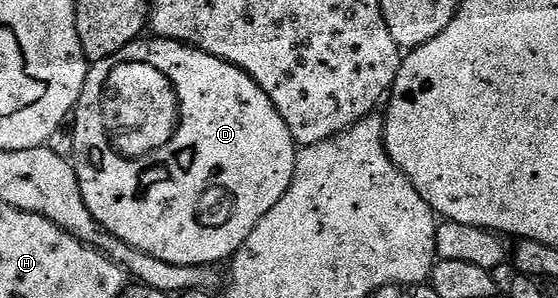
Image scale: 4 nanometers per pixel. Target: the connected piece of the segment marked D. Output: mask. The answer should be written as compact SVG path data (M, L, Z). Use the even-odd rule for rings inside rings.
M147 38L134 39L129 45L125 45L125 49L121 49L104 59L94 60L90 64L85 89L81 93L79 103L73 112L73 123L75 119L75 155L73 154L73 162L77 173L77 181L81 185L81 197L85 197L85 205L89 209L89 213L110 235L115 235L121 241L125 241L153 257L161 257L161 261L169 261L169 265L174 267L219 265L222 259L223 262L230 260L231 256L237 253L237 249L241 249L245 237L249 237L249 233L253 233L253 229L257 229L257 221L261 221L261 217L265 217L265 213L269 213L269 209L273 209L273 205L277 205L277 201L281 201L281 197L285 197L285 193L293 181L297 144L295 138L291 135L289 125L285 125L281 113L275 108L273 101L265 93L265 89L261 89L261 85L257 85L257 81L253 81L253 77L249 77L239 67L226 63L215 55L210 55L208 51L202 51L200 47L192 47L189 43L181 43L178 39ZM127 62L154 64L174 87L179 102L178 126L175 132L172 133L170 141L152 154L142 155L139 158L127 158L116 151L110 137L107 135L105 121L102 117L103 90L109 80L109 75L113 73L116 64Z

